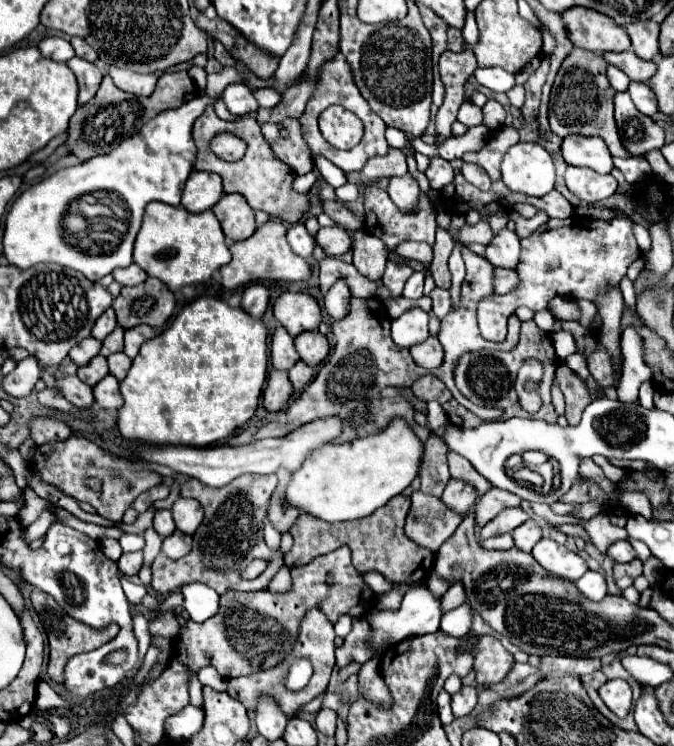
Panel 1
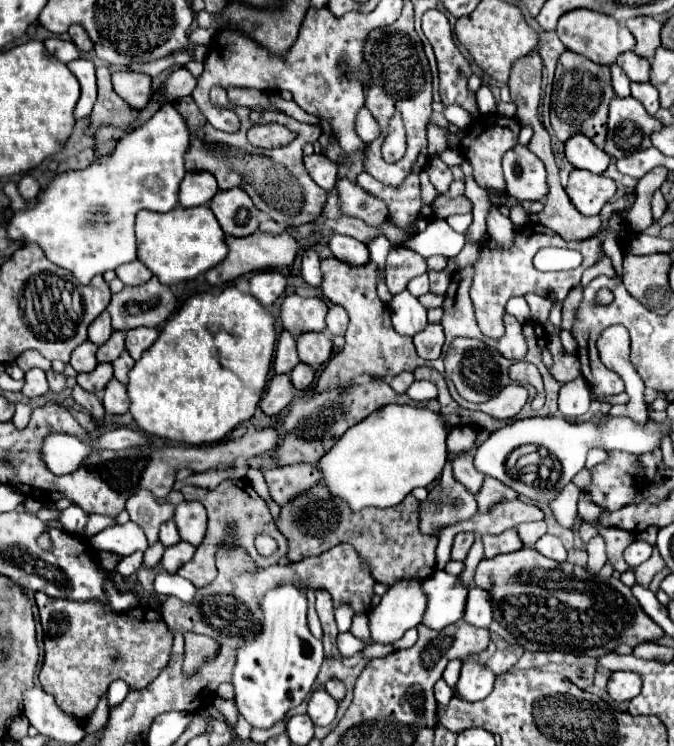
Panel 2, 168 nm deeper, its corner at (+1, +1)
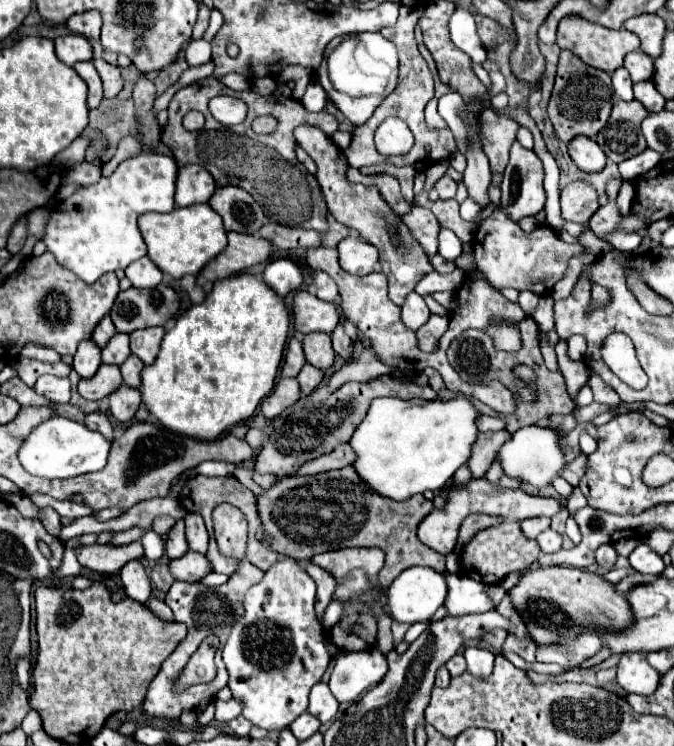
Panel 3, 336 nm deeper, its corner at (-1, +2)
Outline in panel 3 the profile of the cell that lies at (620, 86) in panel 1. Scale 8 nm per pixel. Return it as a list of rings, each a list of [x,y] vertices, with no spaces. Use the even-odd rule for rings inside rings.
[[[624,67],[616,69],[612,73],[612,85],[614,85],[614,93],[624,99],[624,101],[632,101],[634,95],[632,95],[632,79],[628,75],[628,71]]]

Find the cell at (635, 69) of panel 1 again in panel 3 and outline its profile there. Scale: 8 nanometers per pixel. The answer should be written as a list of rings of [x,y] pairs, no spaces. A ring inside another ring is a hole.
[[[636,49],[636,51],[632,51],[632,53],[626,55],[624,67],[628,69],[628,73],[630,73],[630,77],[632,77],[634,83],[648,81],[648,79],[652,79],[652,75],[654,75],[652,59],[650,59],[646,53],[642,53],[640,49]]]

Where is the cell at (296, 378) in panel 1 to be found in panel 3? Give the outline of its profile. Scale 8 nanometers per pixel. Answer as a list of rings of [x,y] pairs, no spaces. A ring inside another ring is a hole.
[[[306,363],[306,365],[302,367],[302,371],[298,373],[296,379],[298,379],[298,383],[300,383],[302,393],[304,393],[304,395],[310,395],[310,393],[320,385],[322,377],[324,377],[324,371],[320,371],[320,369],[312,367],[310,363]]]

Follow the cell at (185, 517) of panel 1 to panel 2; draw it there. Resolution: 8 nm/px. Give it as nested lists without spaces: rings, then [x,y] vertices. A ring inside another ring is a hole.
[[[182,502],[176,506],[174,522],[178,526],[180,538],[192,546],[202,544],[206,534],[206,508],[198,502]]]

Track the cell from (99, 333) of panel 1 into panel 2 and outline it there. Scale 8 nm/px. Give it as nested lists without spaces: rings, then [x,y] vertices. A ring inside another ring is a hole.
[[[102,312],[88,328],[88,340],[94,344],[104,344],[112,334],[112,326],[110,326],[110,314]]]

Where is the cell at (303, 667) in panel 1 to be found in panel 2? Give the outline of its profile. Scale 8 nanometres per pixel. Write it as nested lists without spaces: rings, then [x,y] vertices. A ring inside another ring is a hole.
[[[288,582],[278,584],[264,594],[260,610],[260,632],[238,646],[232,686],[234,702],[246,722],[254,728],[272,728],[292,708],[304,702],[324,662],[324,650],[322,640],[316,640],[308,630],[308,600],[298,586]]]

